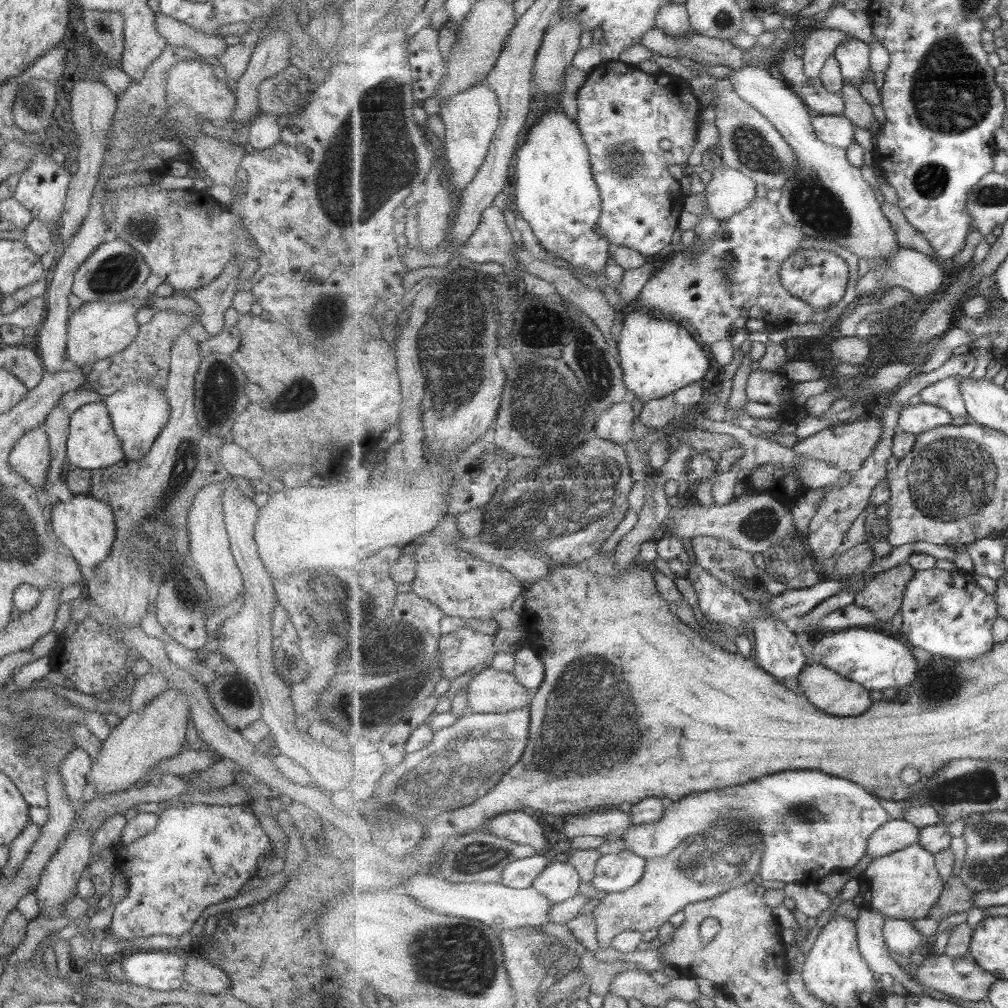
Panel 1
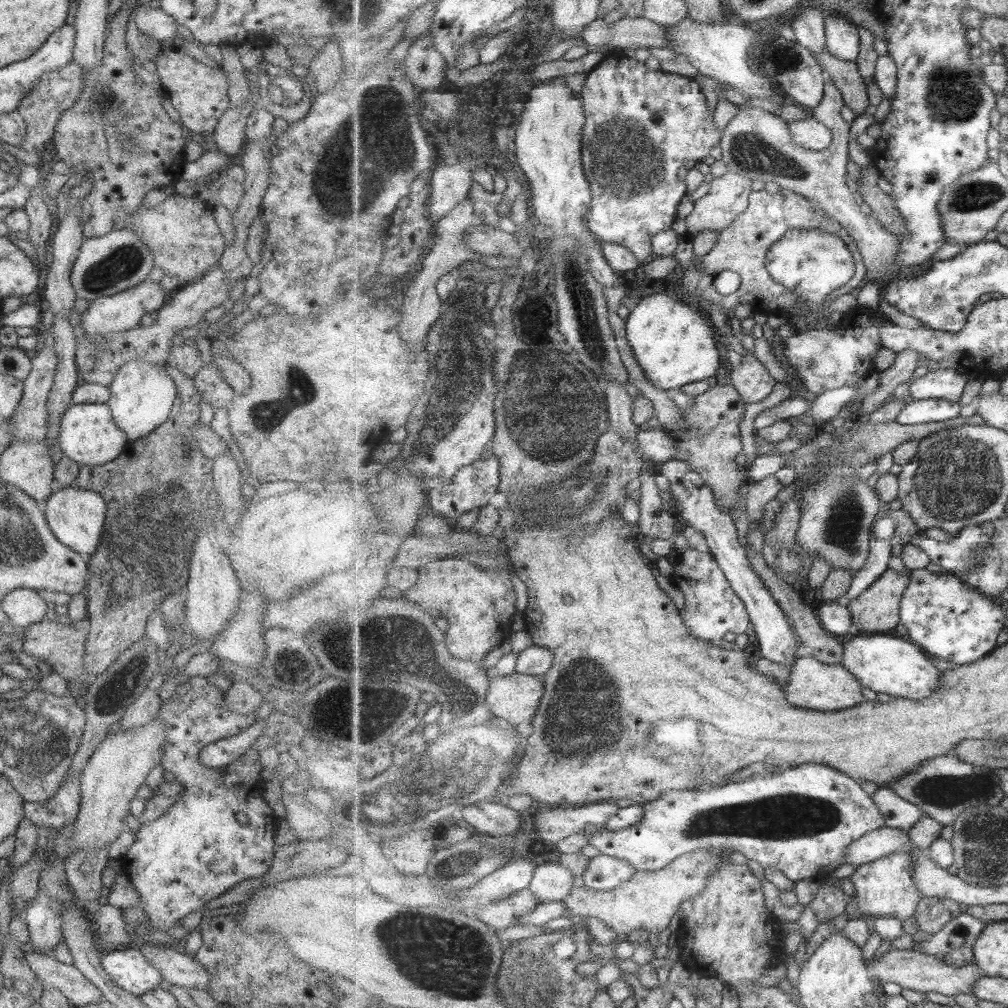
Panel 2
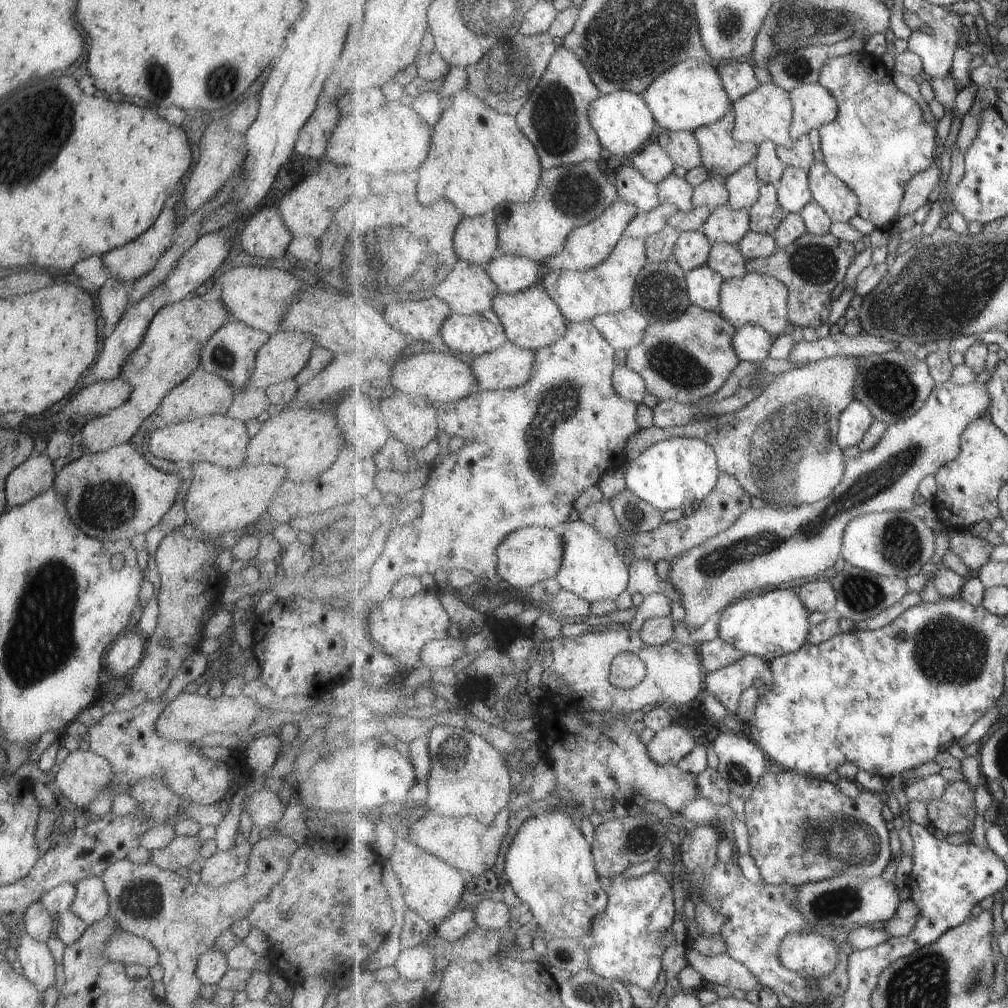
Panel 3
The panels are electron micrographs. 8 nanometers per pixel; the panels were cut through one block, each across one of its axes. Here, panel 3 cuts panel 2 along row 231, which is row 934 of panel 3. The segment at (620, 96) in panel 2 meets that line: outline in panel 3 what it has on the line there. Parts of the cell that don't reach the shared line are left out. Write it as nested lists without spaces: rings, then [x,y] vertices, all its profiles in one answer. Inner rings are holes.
[[[652,871],[636,877],[632,880],[626,874],[614,876],[611,888],[611,903],[608,910],[600,915],[596,921],[594,932],[591,936],[590,945],[590,970],[604,976],[610,981],[620,981],[624,985],[634,984],[646,990],[654,990],[658,984],[658,978],[664,970],[664,954],[666,954],[666,944],[662,942],[662,936],[672,930],[678,908],[676,908],[676,894],[674,894],[673,882],[668,880],[664,874]]]

